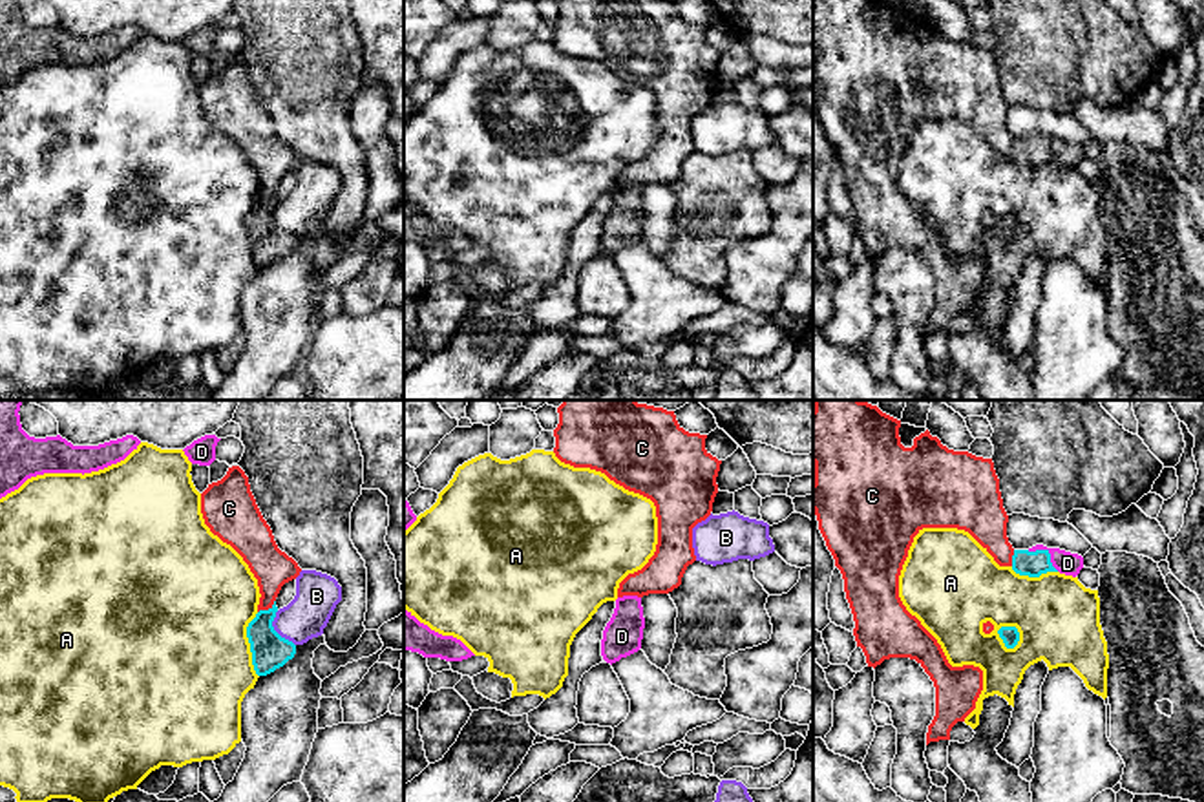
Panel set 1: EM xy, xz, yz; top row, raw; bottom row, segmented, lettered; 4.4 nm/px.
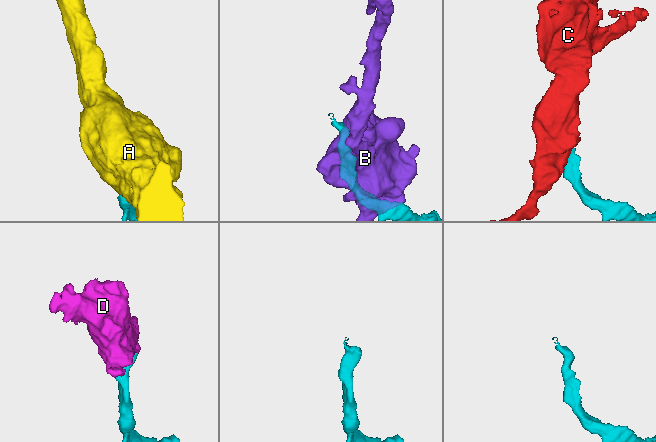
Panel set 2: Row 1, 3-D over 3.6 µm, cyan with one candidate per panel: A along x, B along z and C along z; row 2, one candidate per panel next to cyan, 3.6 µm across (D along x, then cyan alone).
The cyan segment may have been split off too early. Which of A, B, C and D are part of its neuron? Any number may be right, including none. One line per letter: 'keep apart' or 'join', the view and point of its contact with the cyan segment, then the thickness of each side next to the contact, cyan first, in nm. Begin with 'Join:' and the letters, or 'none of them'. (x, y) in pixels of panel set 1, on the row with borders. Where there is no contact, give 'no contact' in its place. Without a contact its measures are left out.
Join: D
A: keep apart | xy (251, 645) | 160/480 nm
B: keep apart | xy (274, 631) | 160/190 nm
C: keep apart | xy (269, 609) | 160/170 nm
D: join | yz (1047, 552) | 110/100 nm

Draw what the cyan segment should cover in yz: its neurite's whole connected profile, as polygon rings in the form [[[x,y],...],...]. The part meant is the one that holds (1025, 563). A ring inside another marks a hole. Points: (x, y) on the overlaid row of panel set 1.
[[[1036,544],[1029,550],[1014,550],[1012,570],[1019,575],[1040,577],[1047,572],[1060,572],[1076,577],[1083,568],[1083,557],[1060,548]]]

